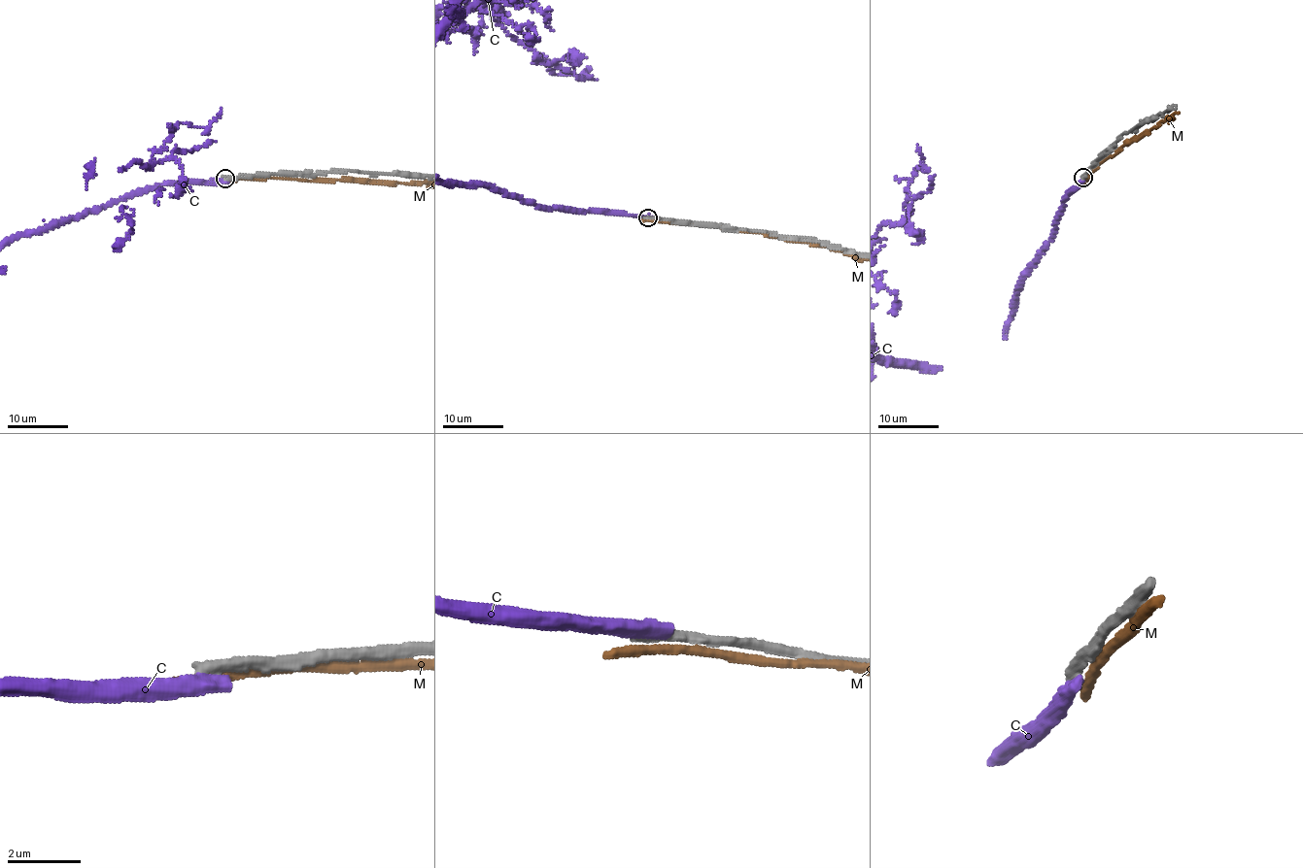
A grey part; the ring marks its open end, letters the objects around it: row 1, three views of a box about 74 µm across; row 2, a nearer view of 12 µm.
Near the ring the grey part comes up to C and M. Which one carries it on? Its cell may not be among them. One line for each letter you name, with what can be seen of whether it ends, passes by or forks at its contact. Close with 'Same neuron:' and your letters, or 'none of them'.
Same neuron: none of them

